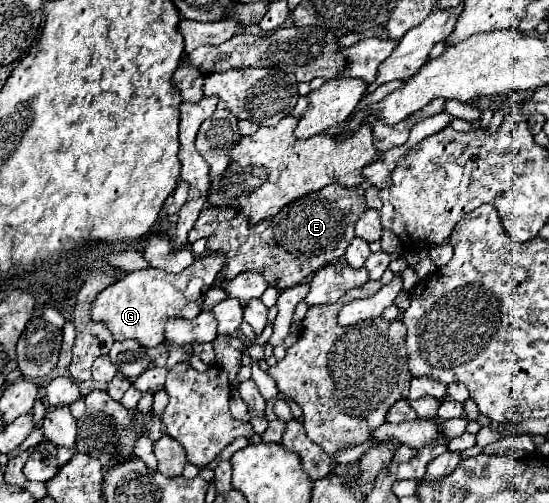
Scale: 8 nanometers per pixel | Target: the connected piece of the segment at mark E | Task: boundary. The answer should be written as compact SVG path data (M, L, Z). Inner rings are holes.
M330 184L318 192L310 192L292 204L284 206L276 216L266 218L258 224L252 224L250 218L244 214L238 214L236 218L222 222L214 234L208 238L208 250L212 252L222 252L226 256L226 266L224 266L224 278L234 278L236 274L244 270L252 270L264 276L268 286L274 286L278 292L284 292L286 288L292 288L296 284L306 282L312 274L316 274L320 268L340 260L348 248L348 244L354 238L354 226L360 218L360 214L366 210L366 200L364 200L364 190L360 186L356 188L344 188L340 184Z

